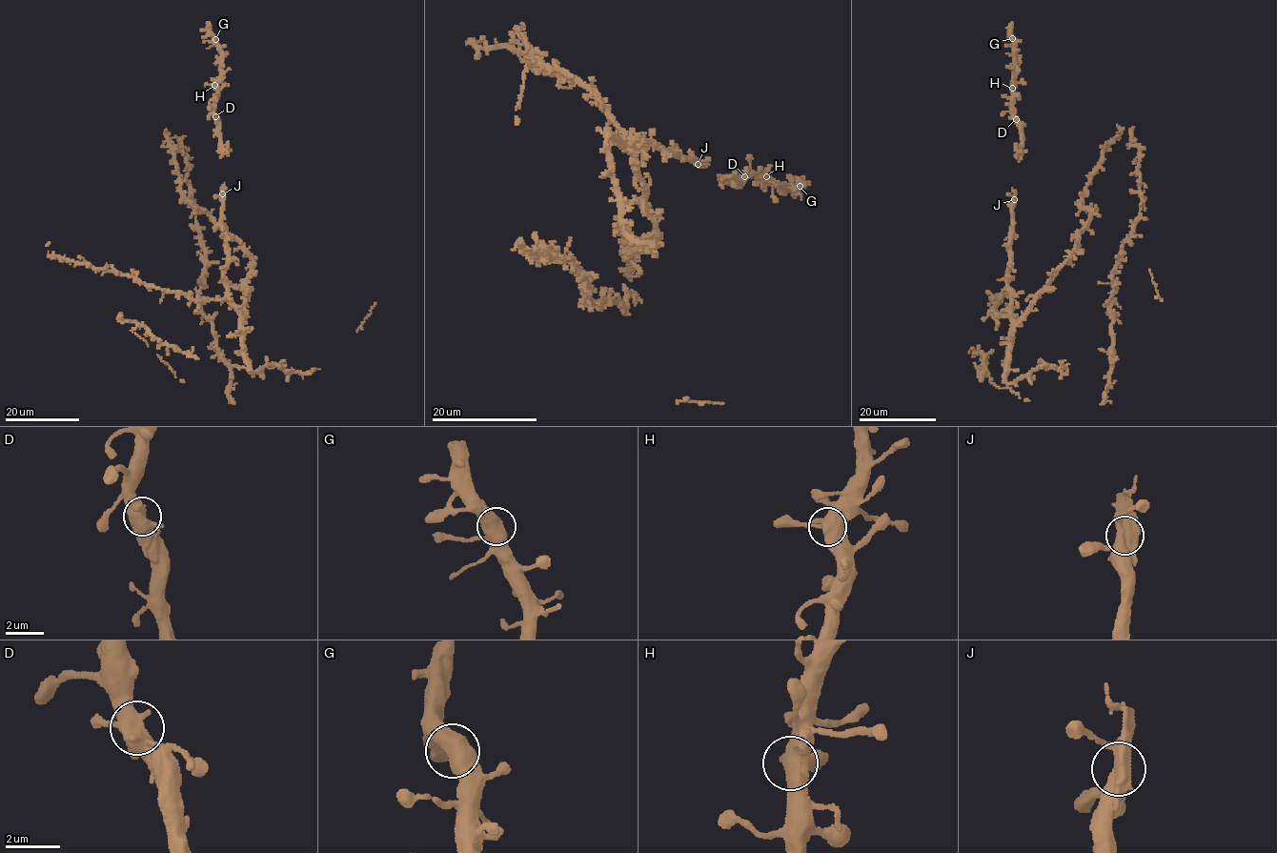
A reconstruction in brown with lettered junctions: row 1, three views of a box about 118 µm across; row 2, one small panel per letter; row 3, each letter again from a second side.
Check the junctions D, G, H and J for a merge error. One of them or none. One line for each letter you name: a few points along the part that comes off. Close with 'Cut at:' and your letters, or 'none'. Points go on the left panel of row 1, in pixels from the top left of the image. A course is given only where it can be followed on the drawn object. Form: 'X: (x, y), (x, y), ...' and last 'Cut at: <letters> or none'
Cut at: none

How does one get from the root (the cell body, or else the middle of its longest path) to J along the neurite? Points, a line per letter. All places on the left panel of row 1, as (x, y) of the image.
J: (217, 224), (239, 243), (253, 265), (246, 282), (248, 294), (241, 314), (228, 298), (222, 194)

